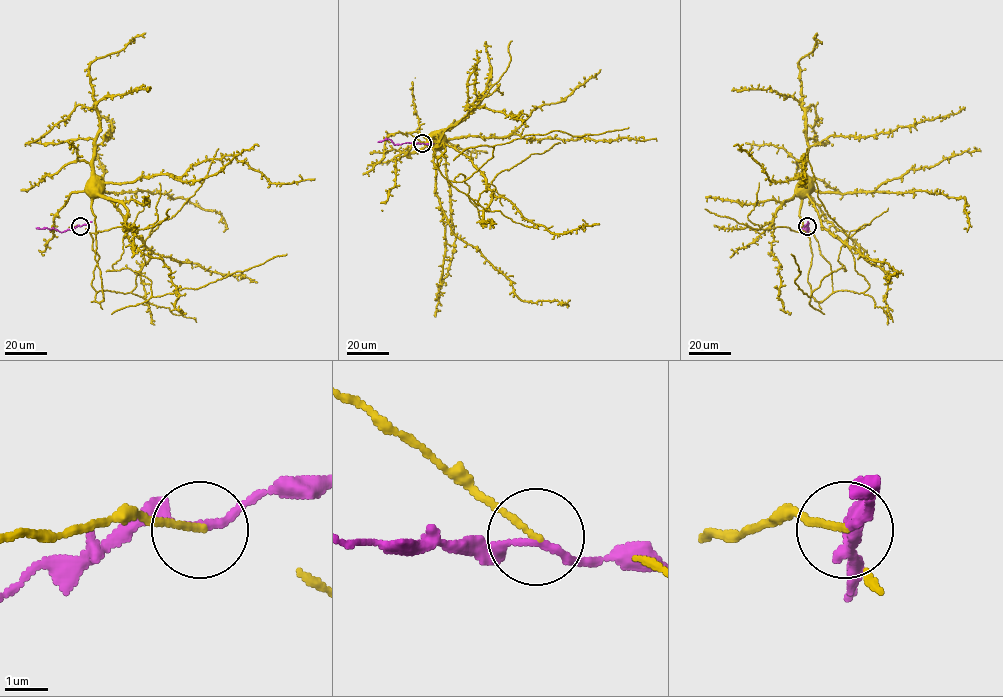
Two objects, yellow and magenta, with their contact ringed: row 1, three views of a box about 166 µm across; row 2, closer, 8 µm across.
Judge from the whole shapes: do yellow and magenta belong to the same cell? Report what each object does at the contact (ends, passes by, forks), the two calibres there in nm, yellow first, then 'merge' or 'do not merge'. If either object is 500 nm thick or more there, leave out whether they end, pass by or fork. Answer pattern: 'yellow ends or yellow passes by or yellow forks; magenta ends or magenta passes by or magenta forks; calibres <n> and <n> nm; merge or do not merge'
yellow ends; magenta passes by; calibres 130 and 150 nm; do not merge

